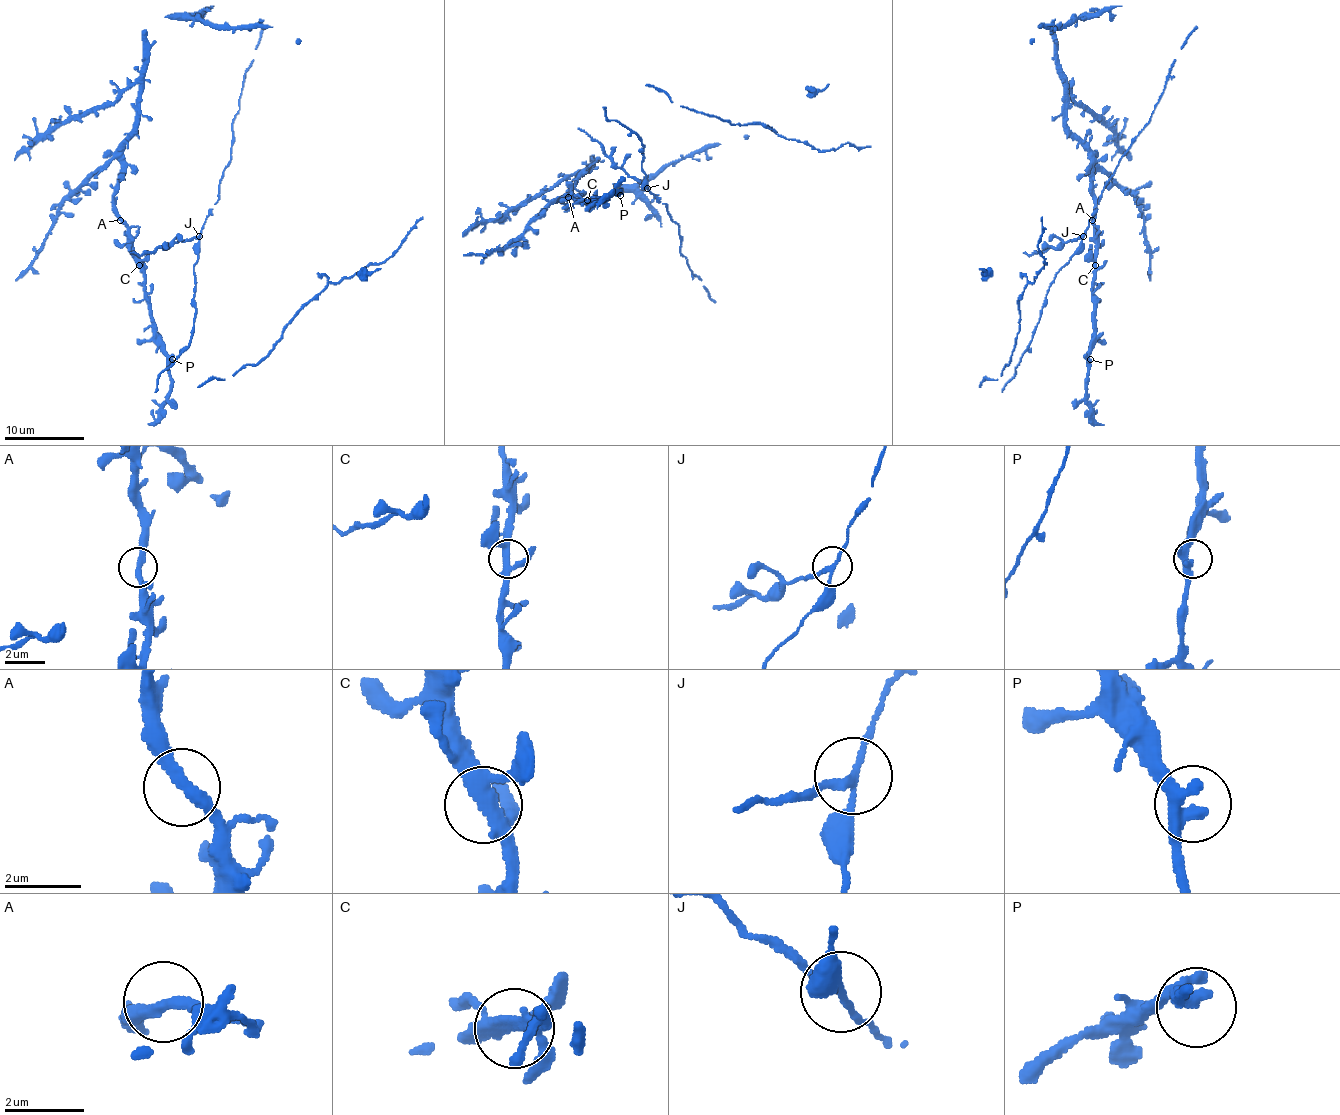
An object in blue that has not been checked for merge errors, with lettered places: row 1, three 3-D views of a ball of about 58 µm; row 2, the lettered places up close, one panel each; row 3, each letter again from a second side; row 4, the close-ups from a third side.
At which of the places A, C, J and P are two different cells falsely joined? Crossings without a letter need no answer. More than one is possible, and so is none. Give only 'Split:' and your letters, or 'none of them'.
Split: J

